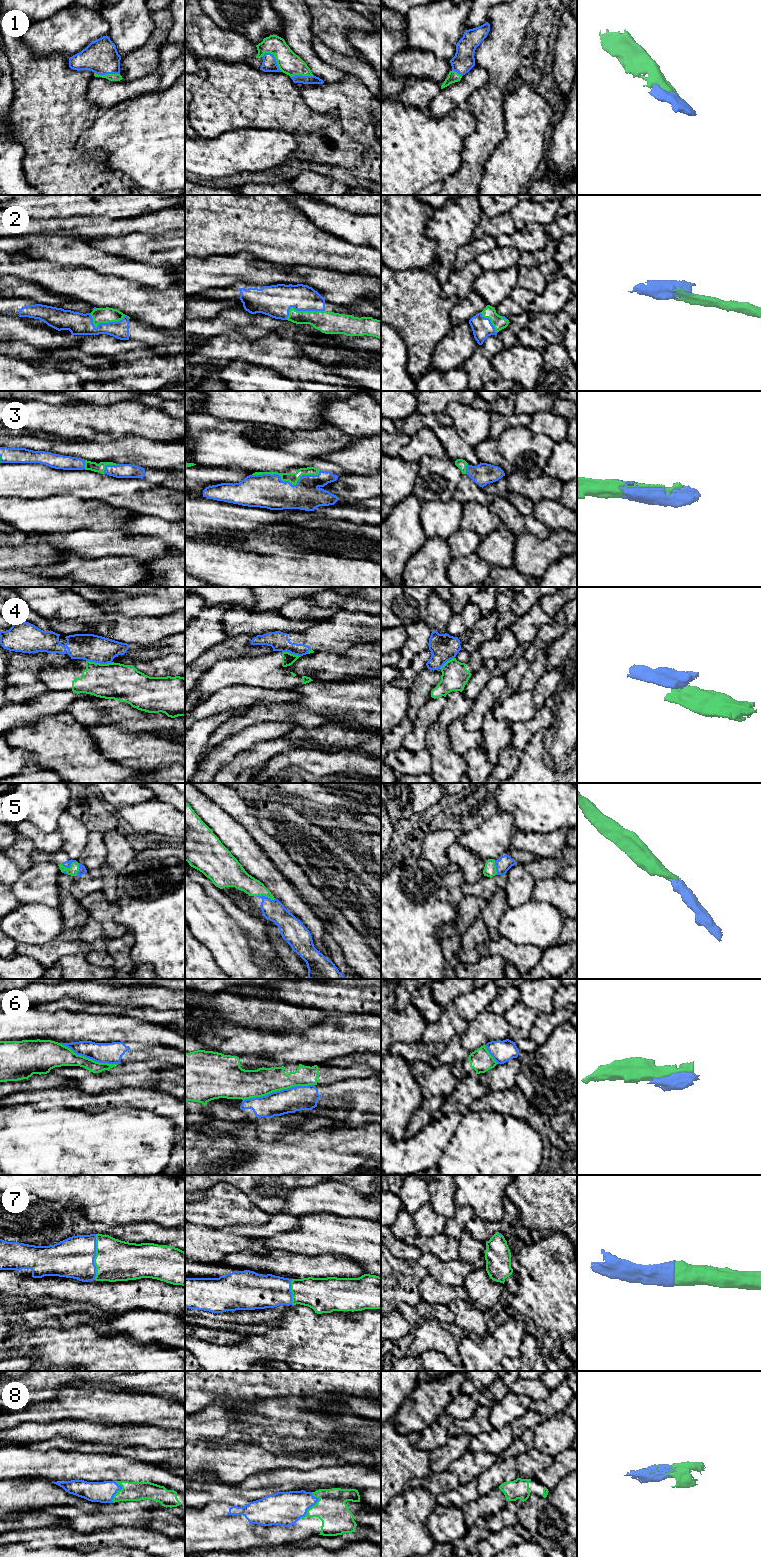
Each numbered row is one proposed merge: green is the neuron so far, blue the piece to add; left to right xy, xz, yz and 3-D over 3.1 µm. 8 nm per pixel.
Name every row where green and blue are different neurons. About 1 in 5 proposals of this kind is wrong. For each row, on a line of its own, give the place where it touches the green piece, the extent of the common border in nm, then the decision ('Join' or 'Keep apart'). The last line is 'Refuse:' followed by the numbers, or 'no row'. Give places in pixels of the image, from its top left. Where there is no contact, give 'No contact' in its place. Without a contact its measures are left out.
1: Touches green at xz (275, 58). Shared border 220 nm. Join
2: Touches green at xy (106, 322). Shared border 320 nm. Join
3: Touches green at xz (286, 480). Shared border 550 nm. Join
4: Touches green at xy (99, 663). Shared border 220 nm. Keep apart
5: Touches green at xz (266, 896). Shared border 150 nm. Join
6: Touches green at xz (278, 1090). Shared border 600 nm. Keep apart
7: Touches green at xy (95, 1257). Shared border 360 nm. Join
8: Touches green at xz (312, 1506). Shared border 240 nm. Join
Refuse: 4, 6

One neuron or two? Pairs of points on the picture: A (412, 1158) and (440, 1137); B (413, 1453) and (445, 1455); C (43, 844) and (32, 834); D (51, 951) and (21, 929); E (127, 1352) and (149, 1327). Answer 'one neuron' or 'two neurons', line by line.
A: one neuron
B: two neurons
C: one neuron
D: two neurons
E: two neurons

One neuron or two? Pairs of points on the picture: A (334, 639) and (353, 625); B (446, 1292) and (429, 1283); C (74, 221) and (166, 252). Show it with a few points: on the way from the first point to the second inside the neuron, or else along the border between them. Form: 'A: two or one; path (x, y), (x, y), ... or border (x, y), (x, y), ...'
A: one; path (339, 634), (345, 628), (348, 628)
B: one; path (442, 1292), (438, 1292), (433, 1287)
C: two; border (143, 233), (96, 237)

